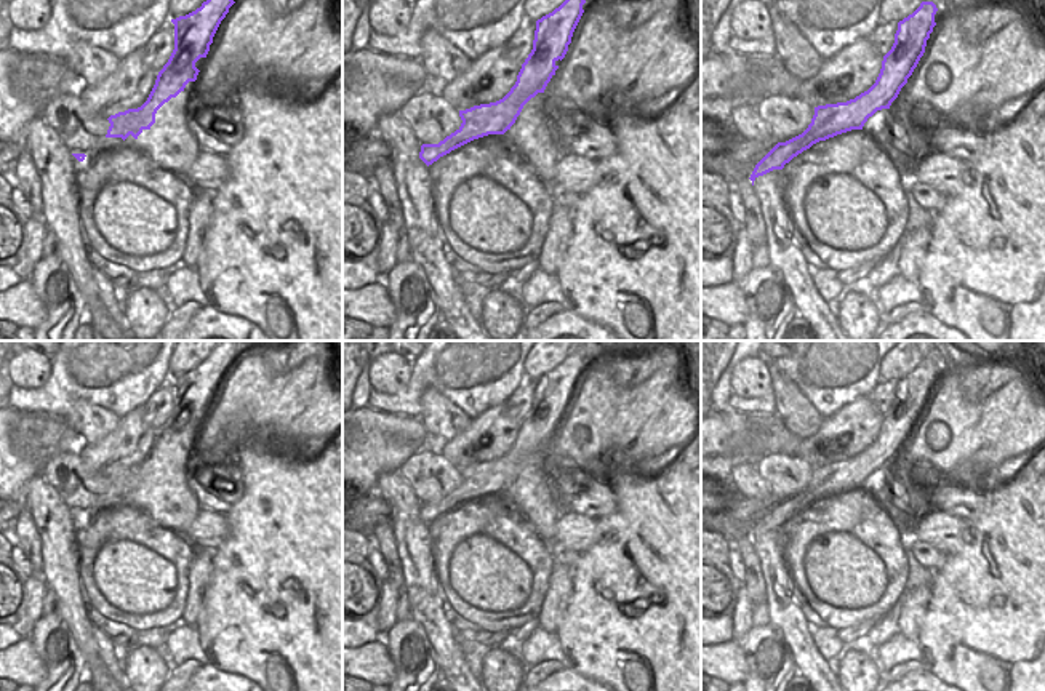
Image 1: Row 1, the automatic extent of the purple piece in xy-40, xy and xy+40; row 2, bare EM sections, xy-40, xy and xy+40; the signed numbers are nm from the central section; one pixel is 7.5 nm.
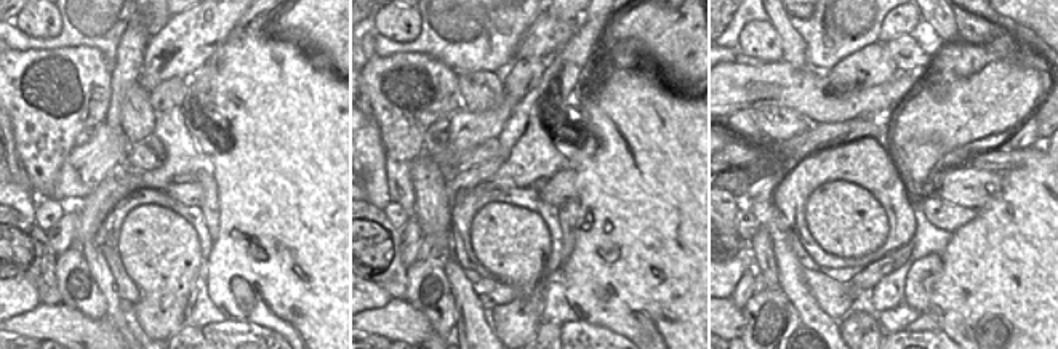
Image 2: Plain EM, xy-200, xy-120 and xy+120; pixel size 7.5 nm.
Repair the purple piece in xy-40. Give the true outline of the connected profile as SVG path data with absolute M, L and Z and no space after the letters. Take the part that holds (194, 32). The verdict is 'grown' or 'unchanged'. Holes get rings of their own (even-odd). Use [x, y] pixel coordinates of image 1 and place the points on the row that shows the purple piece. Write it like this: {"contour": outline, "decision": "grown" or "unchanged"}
{"contour": "M206 0L195 11L171 19L174 24L174 50L158 72L147 101L138 109L110 115L106 138L125 141L131 134L138 139L144 130L150 130L157 110L184 91L189 82L197 80L200 70L195 62L206 58L213 37L234 3L234 0Z", "decision": "unchanged"}

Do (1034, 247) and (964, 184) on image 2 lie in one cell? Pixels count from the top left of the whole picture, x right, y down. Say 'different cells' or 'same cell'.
different cells

